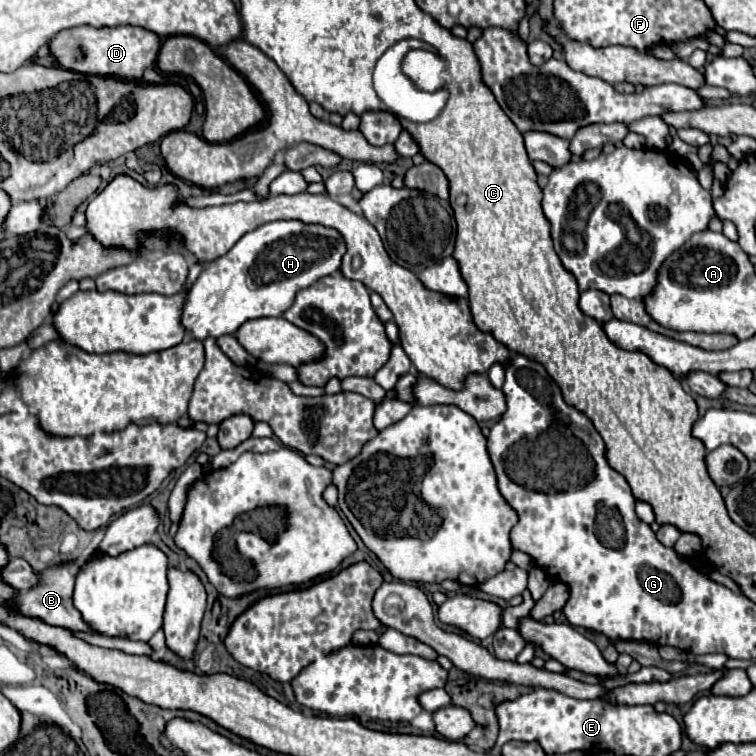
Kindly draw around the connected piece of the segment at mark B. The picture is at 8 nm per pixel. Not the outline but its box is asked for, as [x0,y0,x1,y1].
[6,563,92,633]

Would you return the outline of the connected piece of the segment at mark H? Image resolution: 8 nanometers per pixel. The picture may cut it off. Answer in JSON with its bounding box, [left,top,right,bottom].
[182,221,346,341]

